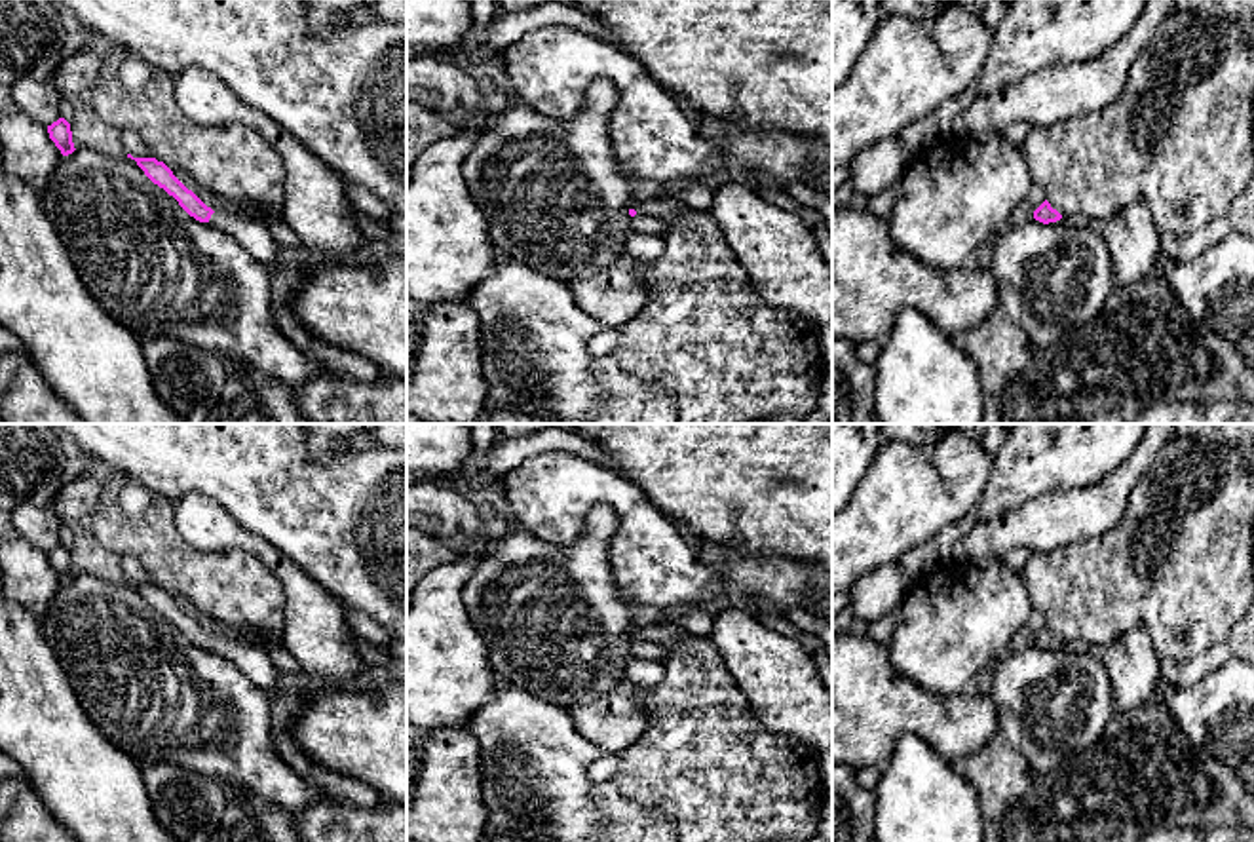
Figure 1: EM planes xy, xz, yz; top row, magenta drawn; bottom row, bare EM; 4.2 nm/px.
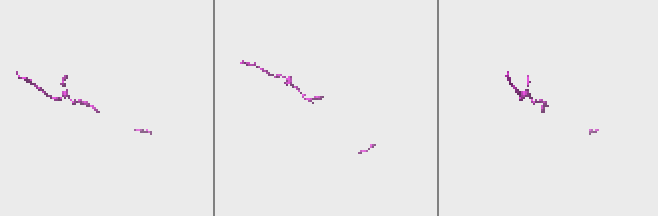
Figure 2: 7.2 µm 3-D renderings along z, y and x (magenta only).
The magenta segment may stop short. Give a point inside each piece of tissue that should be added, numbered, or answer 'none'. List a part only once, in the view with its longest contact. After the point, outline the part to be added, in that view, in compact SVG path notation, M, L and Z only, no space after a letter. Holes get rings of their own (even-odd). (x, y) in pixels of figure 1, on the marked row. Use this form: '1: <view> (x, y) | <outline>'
1: xy (253, 236) | M213 213L209 224L230 234L258 262L270 268L277 279L274 317L279 331L325 373L353 382L372 382L384 376L380 367L359 354L342 350L319 335L310 333L291 310L291 274L279 268L279 243L260 220L249 215Z

